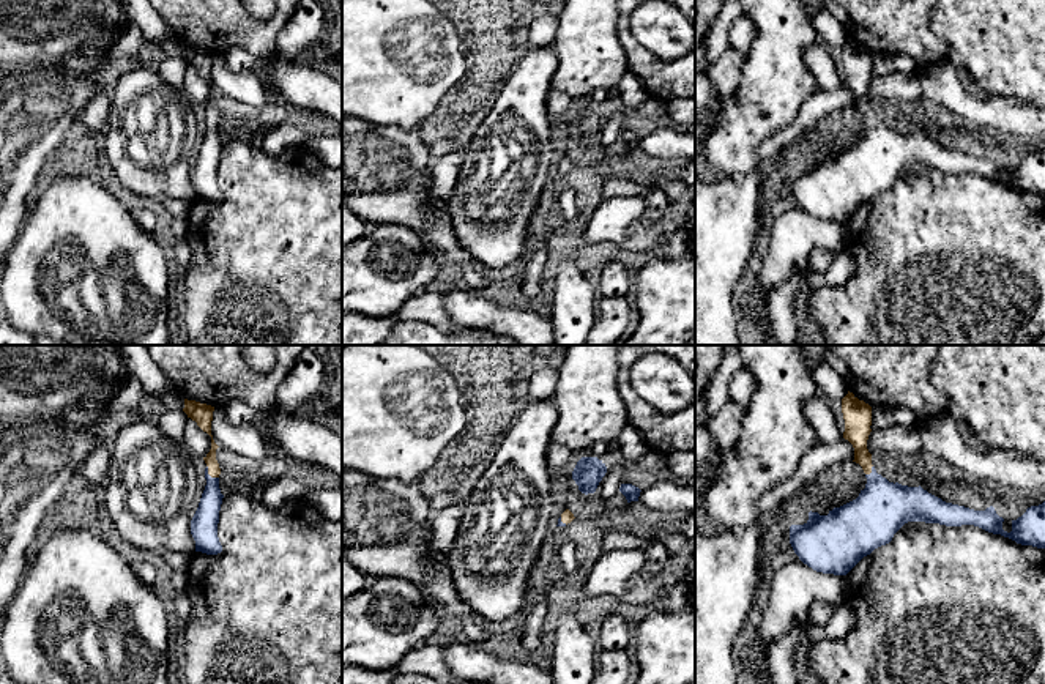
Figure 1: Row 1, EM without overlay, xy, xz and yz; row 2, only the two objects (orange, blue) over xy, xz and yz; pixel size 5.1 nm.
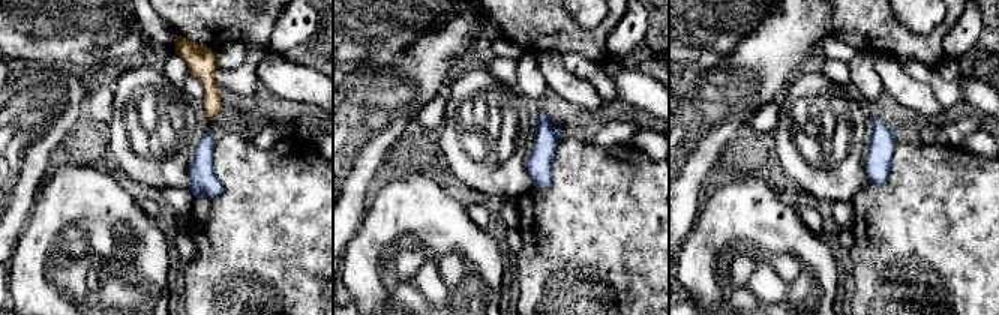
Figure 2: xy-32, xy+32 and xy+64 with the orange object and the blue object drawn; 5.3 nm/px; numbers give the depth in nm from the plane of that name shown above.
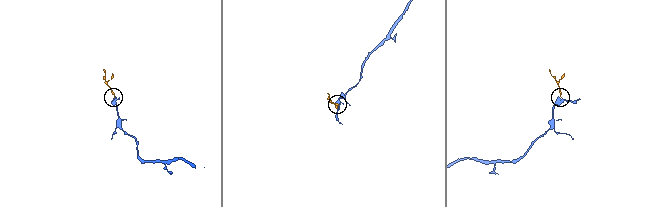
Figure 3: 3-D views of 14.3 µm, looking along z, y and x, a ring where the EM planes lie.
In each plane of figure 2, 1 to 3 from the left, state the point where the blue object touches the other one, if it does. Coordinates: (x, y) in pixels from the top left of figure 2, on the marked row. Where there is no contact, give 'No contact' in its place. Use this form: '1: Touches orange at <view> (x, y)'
1: No contact
2: No contact
3: No contact

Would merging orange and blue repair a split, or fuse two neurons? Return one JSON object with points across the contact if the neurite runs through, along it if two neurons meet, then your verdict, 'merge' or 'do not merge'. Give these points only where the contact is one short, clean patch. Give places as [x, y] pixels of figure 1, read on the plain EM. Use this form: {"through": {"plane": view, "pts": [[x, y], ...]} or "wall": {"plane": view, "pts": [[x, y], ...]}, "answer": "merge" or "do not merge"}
{"through": {"plane": "xy", "pts": [[213, 114], [210, 122], [211, 147], [205, 167]]}, "answer": "merge"}

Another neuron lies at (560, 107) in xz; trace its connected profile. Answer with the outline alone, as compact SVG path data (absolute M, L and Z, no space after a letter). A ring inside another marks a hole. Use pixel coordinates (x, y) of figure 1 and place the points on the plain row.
M550 88L547 99L547 113L552 126L556 126L563 121L572 121L578 104L569 98L566 93Z

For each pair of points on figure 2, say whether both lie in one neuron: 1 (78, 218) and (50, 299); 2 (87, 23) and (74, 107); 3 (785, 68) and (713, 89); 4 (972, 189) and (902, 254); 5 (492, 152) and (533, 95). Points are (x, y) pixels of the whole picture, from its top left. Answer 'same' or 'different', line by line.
1: same
2: different
3: same
4: same
5: different

